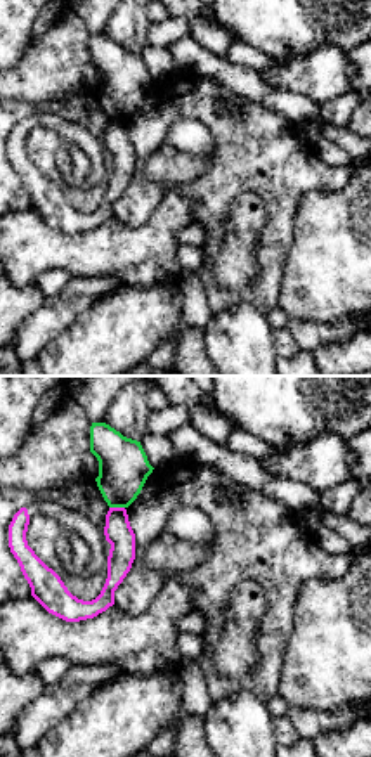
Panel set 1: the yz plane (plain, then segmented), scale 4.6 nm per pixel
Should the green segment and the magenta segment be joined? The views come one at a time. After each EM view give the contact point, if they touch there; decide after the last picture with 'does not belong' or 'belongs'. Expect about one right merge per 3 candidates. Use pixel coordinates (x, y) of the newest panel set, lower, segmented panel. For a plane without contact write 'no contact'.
contact (117, 506)

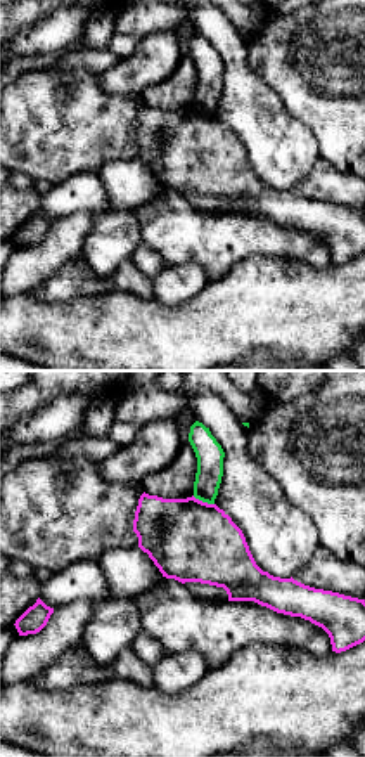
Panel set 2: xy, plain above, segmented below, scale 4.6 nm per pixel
contact (203, 501)

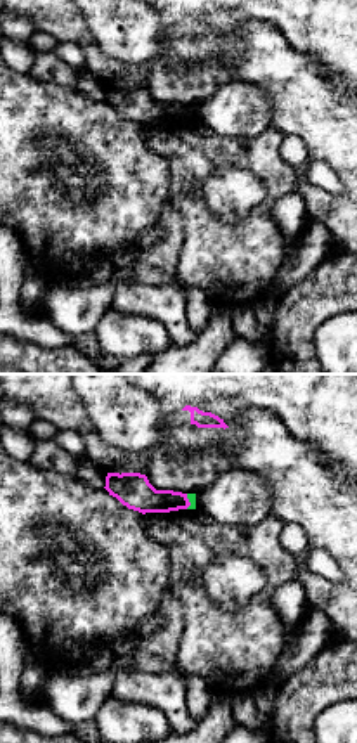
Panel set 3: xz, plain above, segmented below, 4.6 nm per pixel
contact (189, 501)

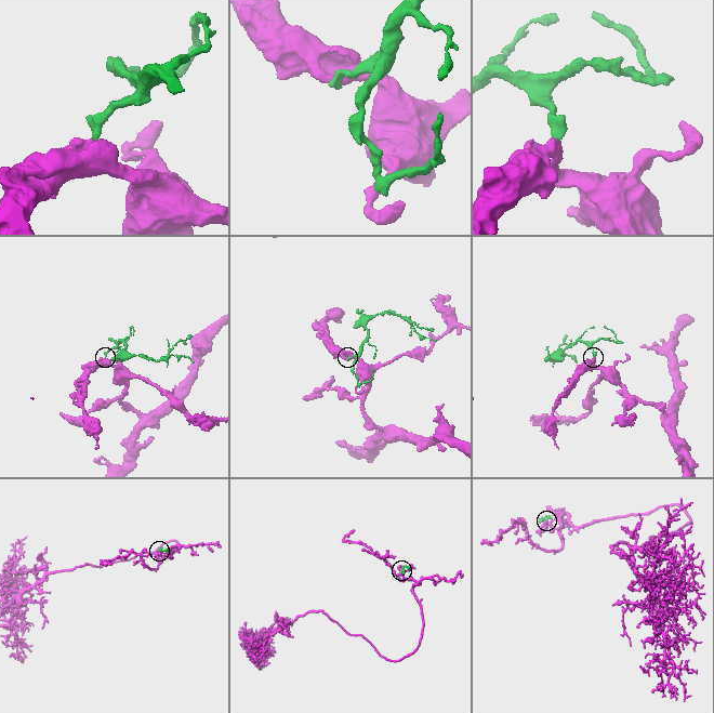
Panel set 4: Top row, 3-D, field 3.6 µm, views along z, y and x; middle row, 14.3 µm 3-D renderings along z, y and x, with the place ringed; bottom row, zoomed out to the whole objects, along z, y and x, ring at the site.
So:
does not belong

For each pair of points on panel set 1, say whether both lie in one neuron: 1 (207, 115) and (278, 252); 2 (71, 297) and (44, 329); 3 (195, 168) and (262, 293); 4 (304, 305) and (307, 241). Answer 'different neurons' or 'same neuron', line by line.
1: same neuron
2: same neuron
3: different neurons
4: same neuron

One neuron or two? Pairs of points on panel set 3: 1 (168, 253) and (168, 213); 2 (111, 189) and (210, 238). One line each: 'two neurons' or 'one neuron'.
1: one neuron
2: two neurons

